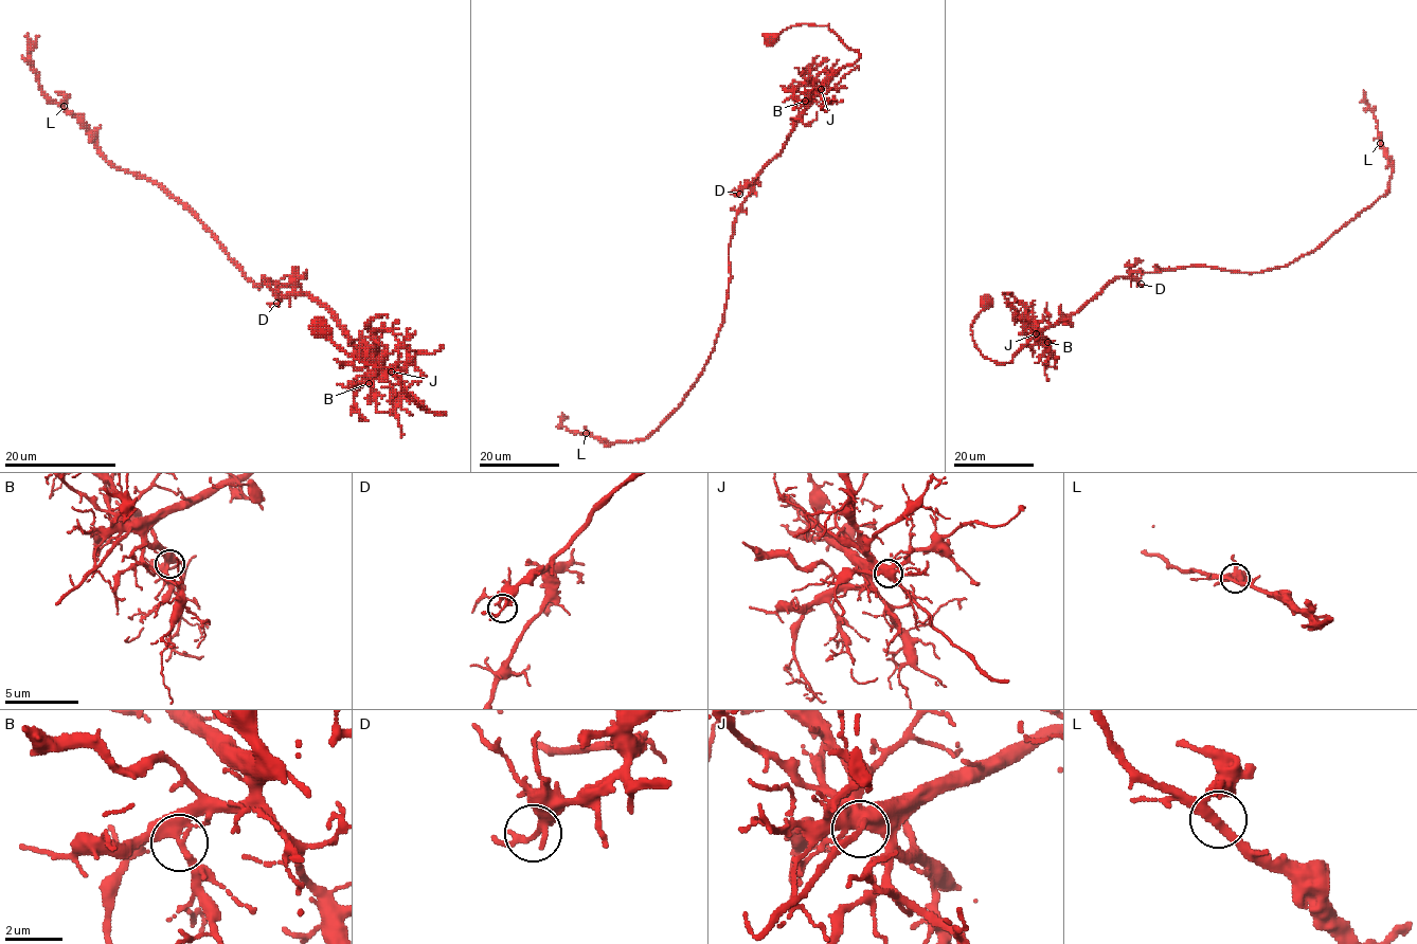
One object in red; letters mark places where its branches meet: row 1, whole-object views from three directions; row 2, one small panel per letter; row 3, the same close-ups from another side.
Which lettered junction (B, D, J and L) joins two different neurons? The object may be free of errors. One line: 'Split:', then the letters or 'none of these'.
Split: none of these

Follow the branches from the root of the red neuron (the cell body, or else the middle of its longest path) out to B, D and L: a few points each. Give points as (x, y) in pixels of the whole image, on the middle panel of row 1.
B: (771, 40), (774, 43), (782, 31), (794, 25), (827, 25), (859, 53), (854, 64), (843, 67), (805, 101)
D: (771, 40), (774, 43), (782, 31), (794, 25), (827, 25), (859, 57), (818, 91), (783, 149), (739, 194)
L: (771, 40), (827, 25), (859, 57), (752, 181), (722, 324), (688, 393), (644, 439), (586, 433)

